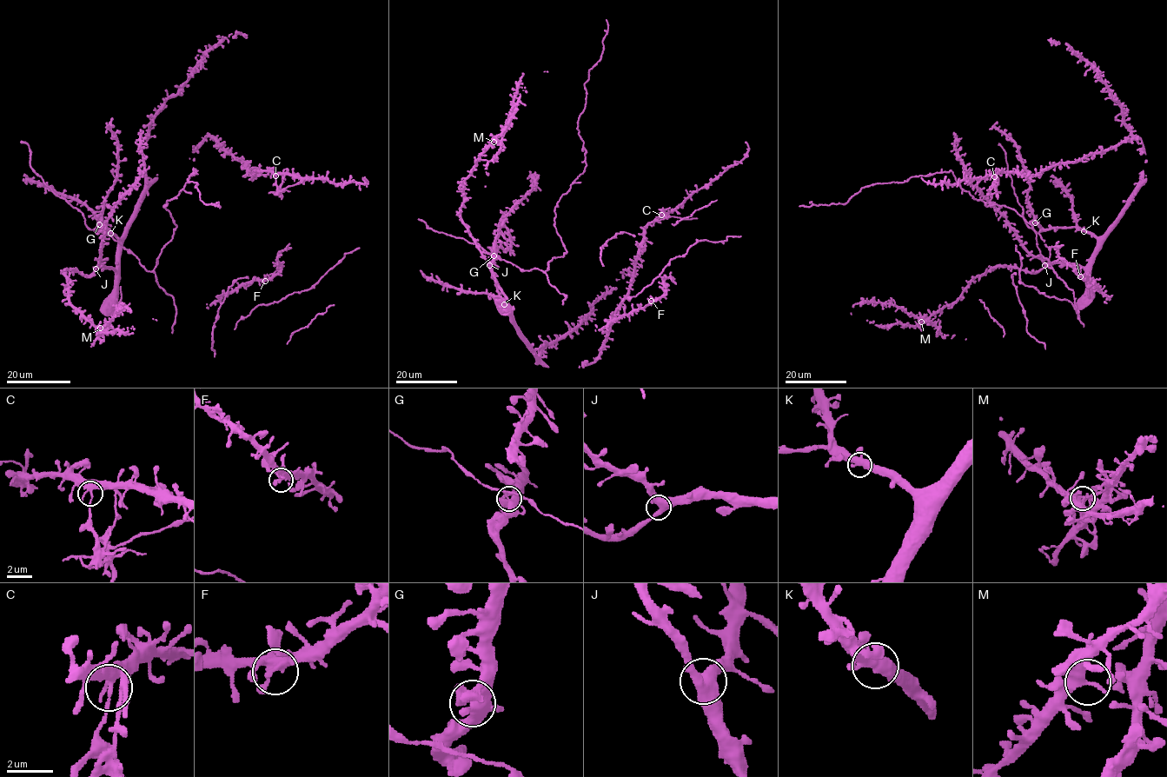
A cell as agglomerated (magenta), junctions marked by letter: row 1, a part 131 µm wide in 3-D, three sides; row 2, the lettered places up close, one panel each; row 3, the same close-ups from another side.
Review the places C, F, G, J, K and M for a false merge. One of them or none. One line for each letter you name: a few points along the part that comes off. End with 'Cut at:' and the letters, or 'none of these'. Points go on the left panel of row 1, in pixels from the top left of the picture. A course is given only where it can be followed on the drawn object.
C: foreign part runs (275, 175), (279, 189), (313, 175)
Cut at: C

